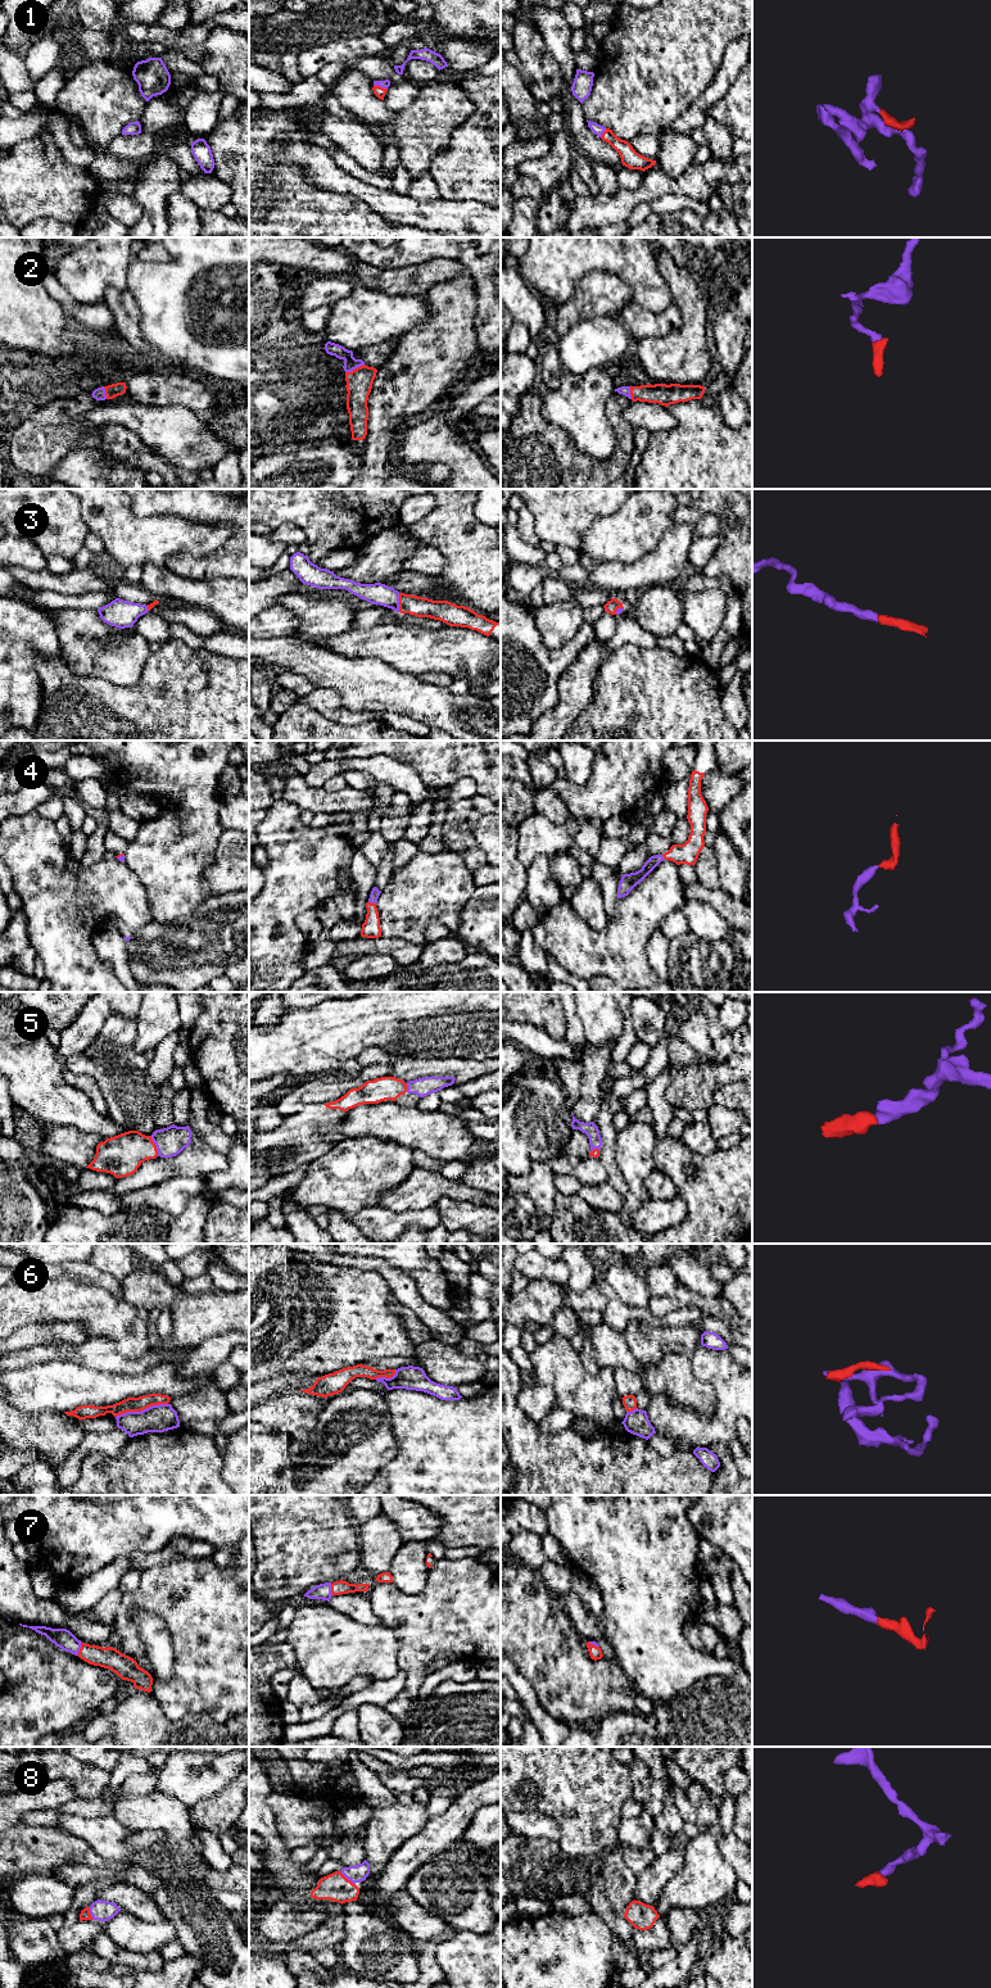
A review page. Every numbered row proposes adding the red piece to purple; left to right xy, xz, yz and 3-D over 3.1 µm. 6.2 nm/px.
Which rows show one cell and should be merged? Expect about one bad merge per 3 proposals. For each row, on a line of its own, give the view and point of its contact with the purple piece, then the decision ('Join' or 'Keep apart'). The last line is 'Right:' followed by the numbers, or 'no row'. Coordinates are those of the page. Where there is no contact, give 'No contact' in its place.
1: Touches purple at xz (380, 86). Join
2: Touches purple at xz (354, 368). Join
3: Touches purple at xz (398, 602). Join
4: Touches purple at xz (372, 902). Join
5: Touches purple at xy (155, 1145). Join
6: Touches purple at xy (141, 1411). Keep apart
7: Touches purple at xy (80, 1648). Join
8: Touches purple at xz (348, 1879). Join
Right: 1, 2, 3, 4, 5, 7, 8

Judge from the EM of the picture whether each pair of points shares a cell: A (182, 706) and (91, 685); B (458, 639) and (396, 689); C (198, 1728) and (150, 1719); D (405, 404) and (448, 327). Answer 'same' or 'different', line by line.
A: same
B: different
C: same
D: same

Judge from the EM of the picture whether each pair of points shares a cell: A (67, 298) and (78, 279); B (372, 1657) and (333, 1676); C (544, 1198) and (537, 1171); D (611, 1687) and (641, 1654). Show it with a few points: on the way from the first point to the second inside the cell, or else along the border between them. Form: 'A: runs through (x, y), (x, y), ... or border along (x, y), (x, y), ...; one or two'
A: border along (53, 272), (58, 281), (78, 302), (98, 303); two
B: runs through (362, 1657), (352, 1657), (343, 1666); one
C: runs through (542, 1191), (539, 1177); one
D: border along (615, 1658), (638, 1693); two

